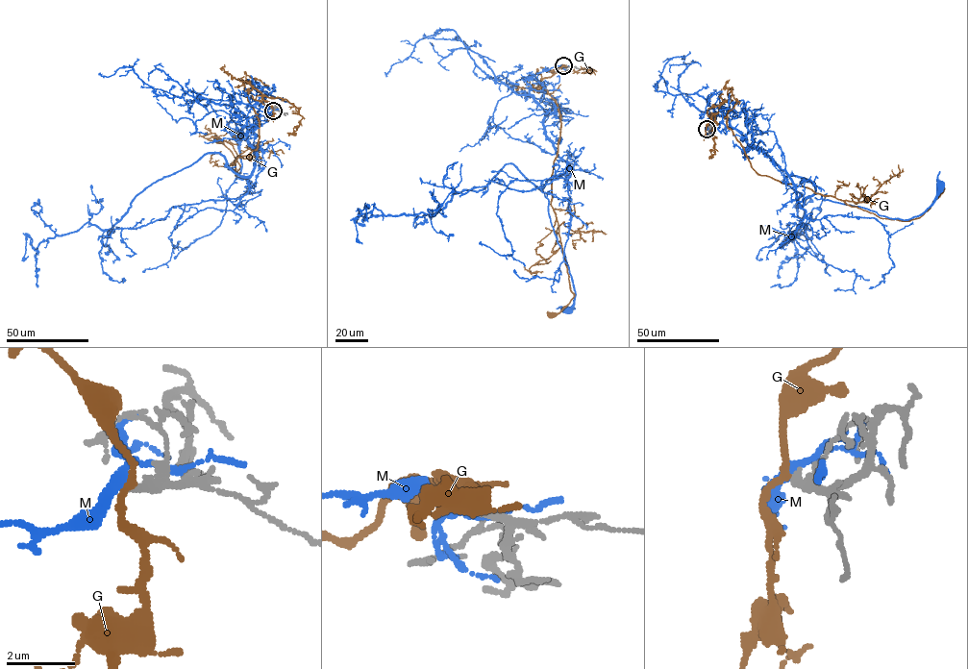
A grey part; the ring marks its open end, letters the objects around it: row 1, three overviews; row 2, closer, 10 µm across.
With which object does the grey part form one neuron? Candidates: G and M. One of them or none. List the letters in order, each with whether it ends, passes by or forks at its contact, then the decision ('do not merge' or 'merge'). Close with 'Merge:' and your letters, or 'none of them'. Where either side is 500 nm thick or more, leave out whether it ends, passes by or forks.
G: it passes by; do not merge
M: it forks there; do not merge
Merge: none of them

